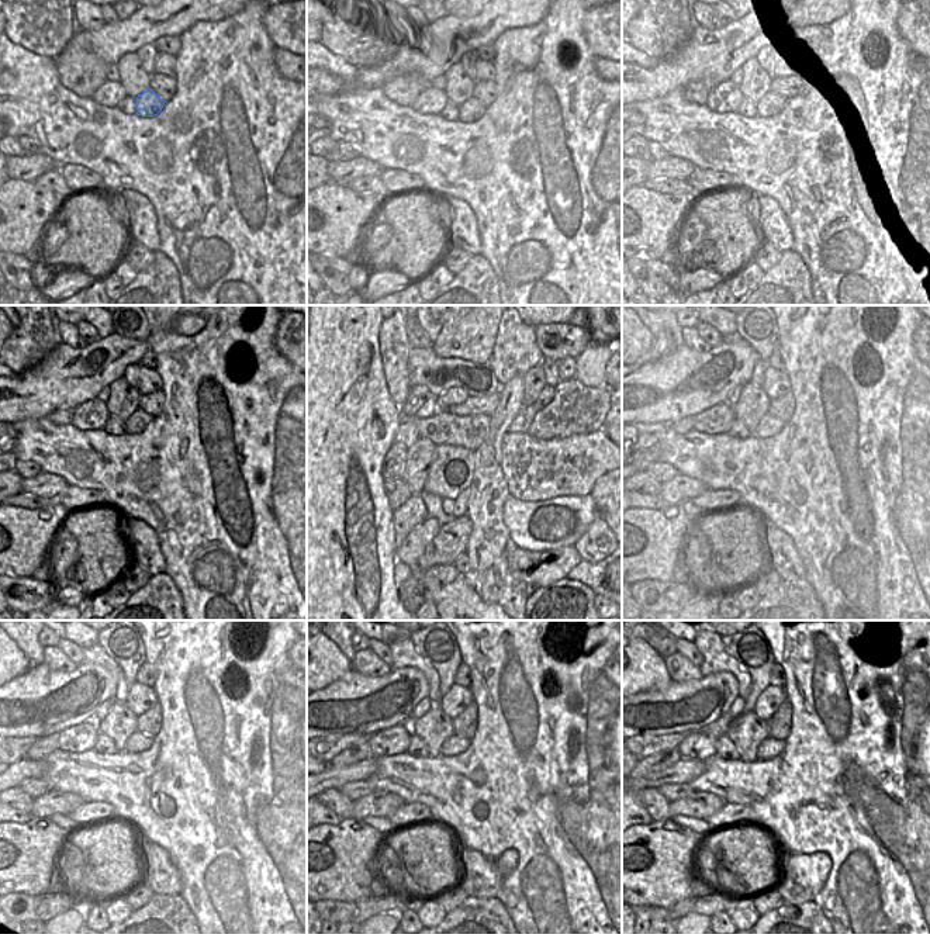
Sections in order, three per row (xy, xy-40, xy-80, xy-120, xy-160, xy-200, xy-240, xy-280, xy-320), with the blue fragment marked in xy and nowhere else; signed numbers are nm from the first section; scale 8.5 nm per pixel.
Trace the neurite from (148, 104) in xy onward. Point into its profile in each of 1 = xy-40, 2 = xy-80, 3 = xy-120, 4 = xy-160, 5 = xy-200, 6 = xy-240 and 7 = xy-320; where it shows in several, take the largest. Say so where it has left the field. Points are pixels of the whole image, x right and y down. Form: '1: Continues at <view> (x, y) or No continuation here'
1: Continues at xy-40 (469, 111)
2: Continues at xy-80 (770, 104)
3: Continues at xy-120 (139, 419)
4: Continues at xy-160 (453, 424)
5: Continues at xy-200 (770, 425)
6: Continues at xy-240 (138, 741)
7: Continues at xy-320 (770, 747).

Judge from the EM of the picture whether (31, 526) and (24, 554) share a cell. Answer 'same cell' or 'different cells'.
same cell

